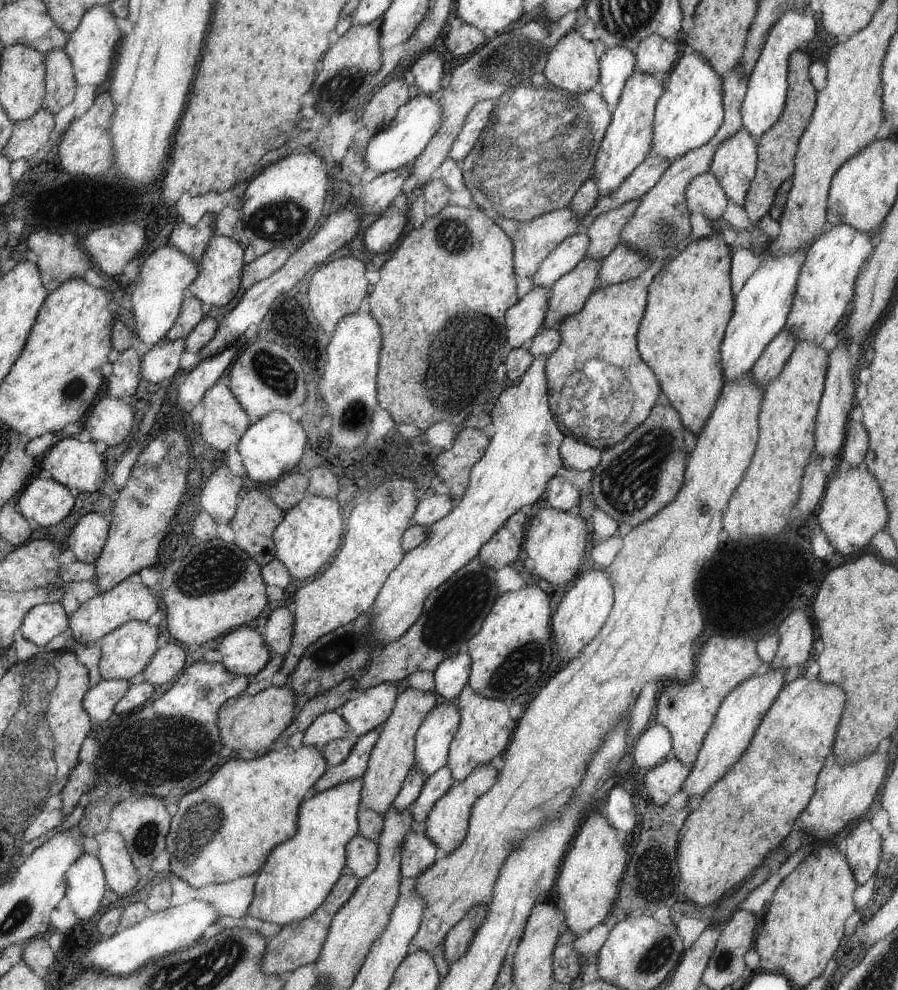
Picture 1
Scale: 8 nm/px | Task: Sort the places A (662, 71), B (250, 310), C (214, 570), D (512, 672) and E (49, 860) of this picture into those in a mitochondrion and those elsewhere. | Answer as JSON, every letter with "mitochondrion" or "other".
{"A":"other","B":"other","C":"mitochondrion","D":"mitochondrion","E":"other"}

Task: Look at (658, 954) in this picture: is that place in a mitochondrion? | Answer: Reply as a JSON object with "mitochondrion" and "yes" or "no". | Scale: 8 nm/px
{"mitochondrion":"yes"}

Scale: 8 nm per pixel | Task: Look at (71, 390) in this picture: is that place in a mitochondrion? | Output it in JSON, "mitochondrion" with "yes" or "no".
{"mitochondrion":"yes"}

